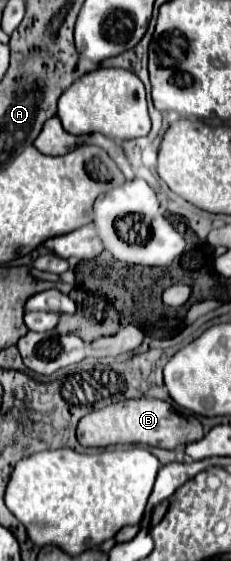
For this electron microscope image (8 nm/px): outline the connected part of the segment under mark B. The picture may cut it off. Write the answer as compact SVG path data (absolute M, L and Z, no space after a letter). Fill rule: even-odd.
M132 398L114 402L106 408L86 414L78 422L78 442L90 448L106 448L110 444L148 444L172 450L198 438L202 438L202 424L196 420L196 416L190 416L188 420L158 398Z

